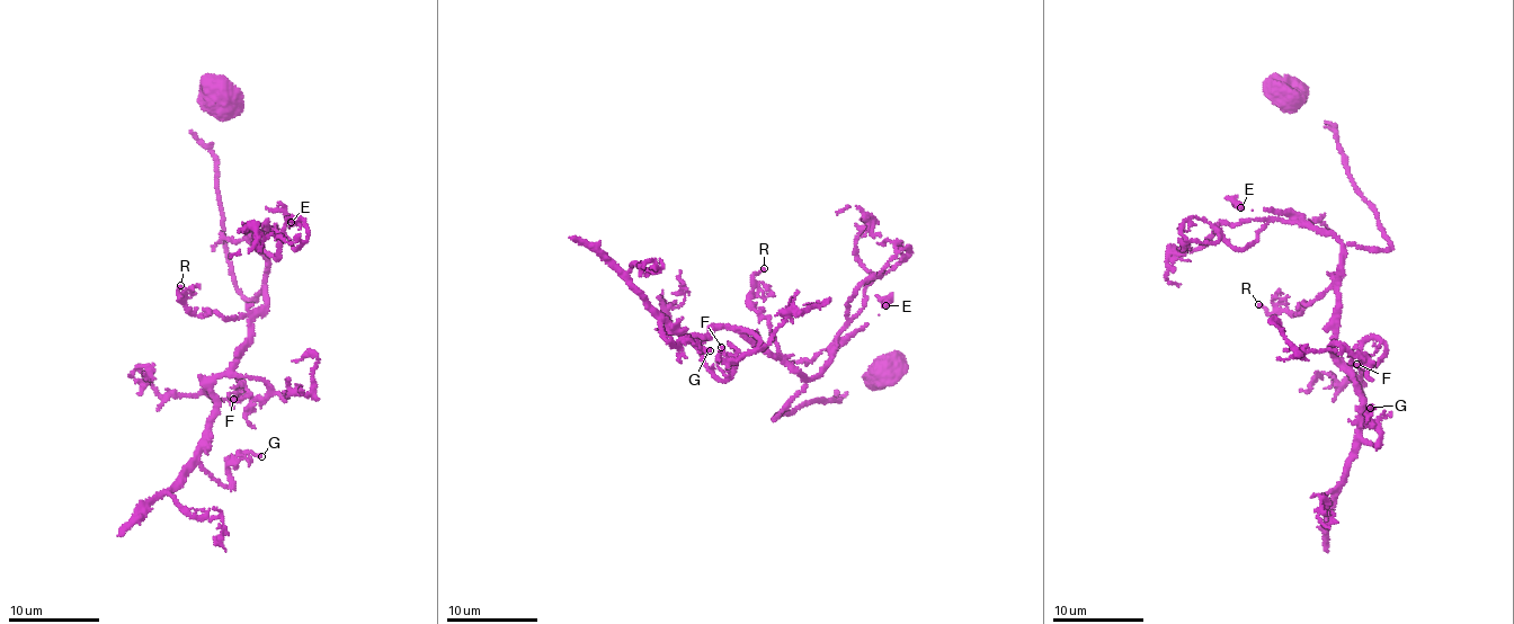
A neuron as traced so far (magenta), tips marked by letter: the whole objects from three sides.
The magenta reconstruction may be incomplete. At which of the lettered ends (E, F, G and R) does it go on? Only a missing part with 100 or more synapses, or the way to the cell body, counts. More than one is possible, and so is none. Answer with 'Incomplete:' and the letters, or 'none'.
Incomplete: none

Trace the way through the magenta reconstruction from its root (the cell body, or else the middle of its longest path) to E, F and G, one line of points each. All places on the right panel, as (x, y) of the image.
E: (1291, 90), (1333, 126), (1346, 174), (1390, 246), (1345, 244), (1315, 226), (1239, 220), (1236, 203), (1240, 207)
F: (1291, 90), (1333, 126), (1390, 246), (1345, 247), (1332, 351), (1372, 365), (1385, 345), (1364, 341), (1356, 364)
G: (1291, 90), (1333, 126), (1390, 246), (1345, 247), (1336, 287), (1334, 357), (1378, 446), (1370, 408)

